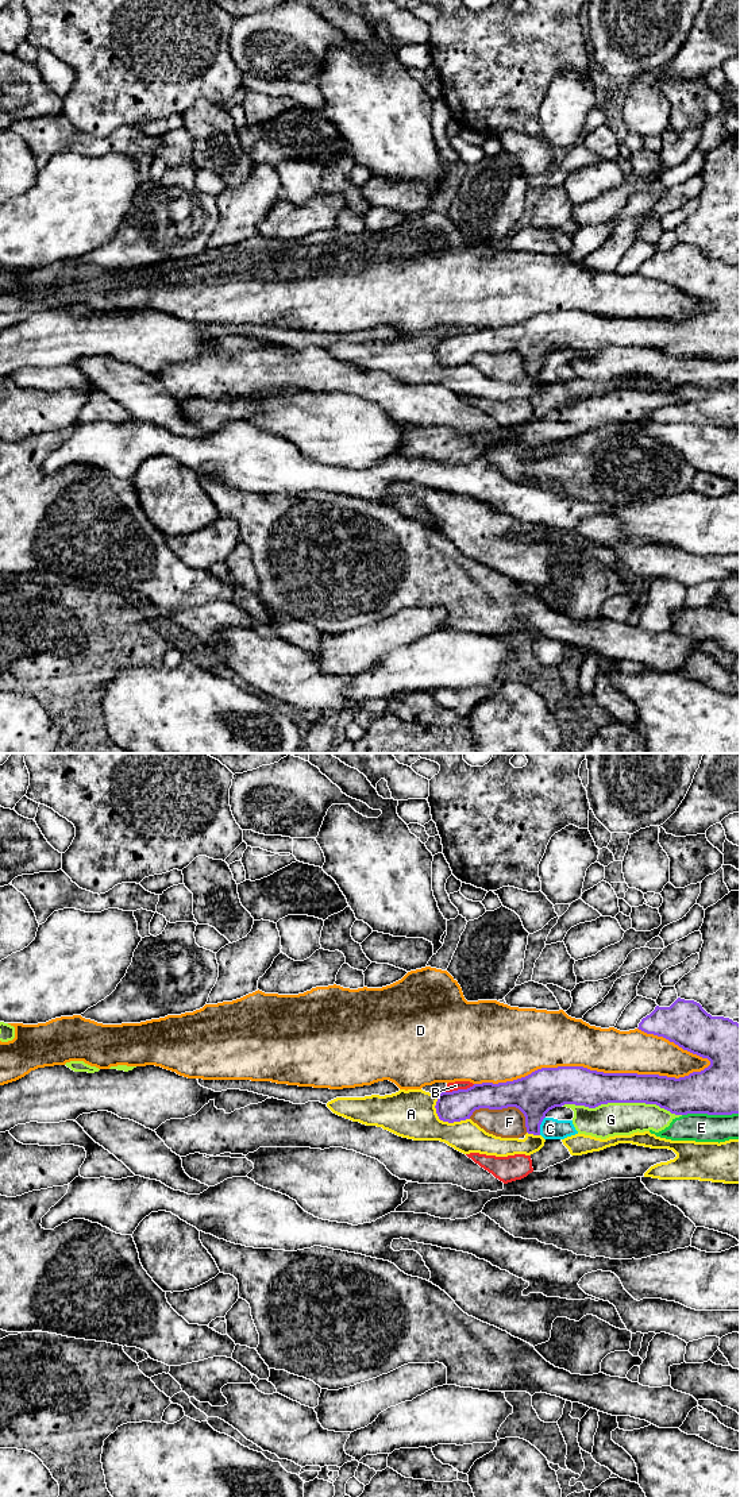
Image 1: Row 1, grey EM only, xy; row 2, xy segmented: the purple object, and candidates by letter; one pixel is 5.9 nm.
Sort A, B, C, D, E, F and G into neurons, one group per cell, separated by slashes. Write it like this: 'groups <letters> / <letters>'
groups A / B / C / D / E G / F

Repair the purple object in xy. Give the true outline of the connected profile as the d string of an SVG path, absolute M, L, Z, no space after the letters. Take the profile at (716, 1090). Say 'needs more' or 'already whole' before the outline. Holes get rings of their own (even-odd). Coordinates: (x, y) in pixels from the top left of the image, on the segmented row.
already whole; M678 998L670 1007L659 1007L641 1019L639 1030L663 1037L683 1050L708 1058L710 1065L701 1072L685 1077L659 1074L604 1073L583 1066L541 1068L531 1074L506 1083L474 1084L467 1089L442 1092L438 1095L436 1114L440 1120L454 1123L470 1119L479 1108L519 1108L525 1116L528 1134L540 1135L540 1124L546 1114L564 1104L596 1108L608 1103L656 1104L675 1115L740 1114L740 1025L729 1018L712 1016L694 1000Z

